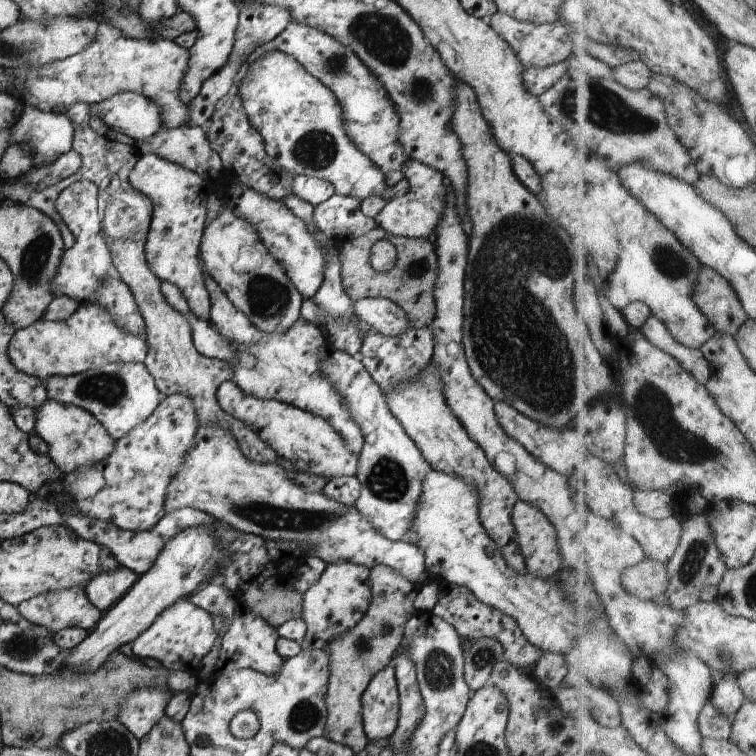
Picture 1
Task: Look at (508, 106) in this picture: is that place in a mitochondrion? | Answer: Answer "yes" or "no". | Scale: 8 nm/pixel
no

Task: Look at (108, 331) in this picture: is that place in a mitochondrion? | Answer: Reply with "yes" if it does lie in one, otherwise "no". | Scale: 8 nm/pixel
no

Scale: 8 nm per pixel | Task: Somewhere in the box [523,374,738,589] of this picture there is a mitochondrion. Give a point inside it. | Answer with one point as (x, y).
(652, 410)

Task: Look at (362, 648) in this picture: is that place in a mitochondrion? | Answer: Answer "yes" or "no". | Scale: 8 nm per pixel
yes

